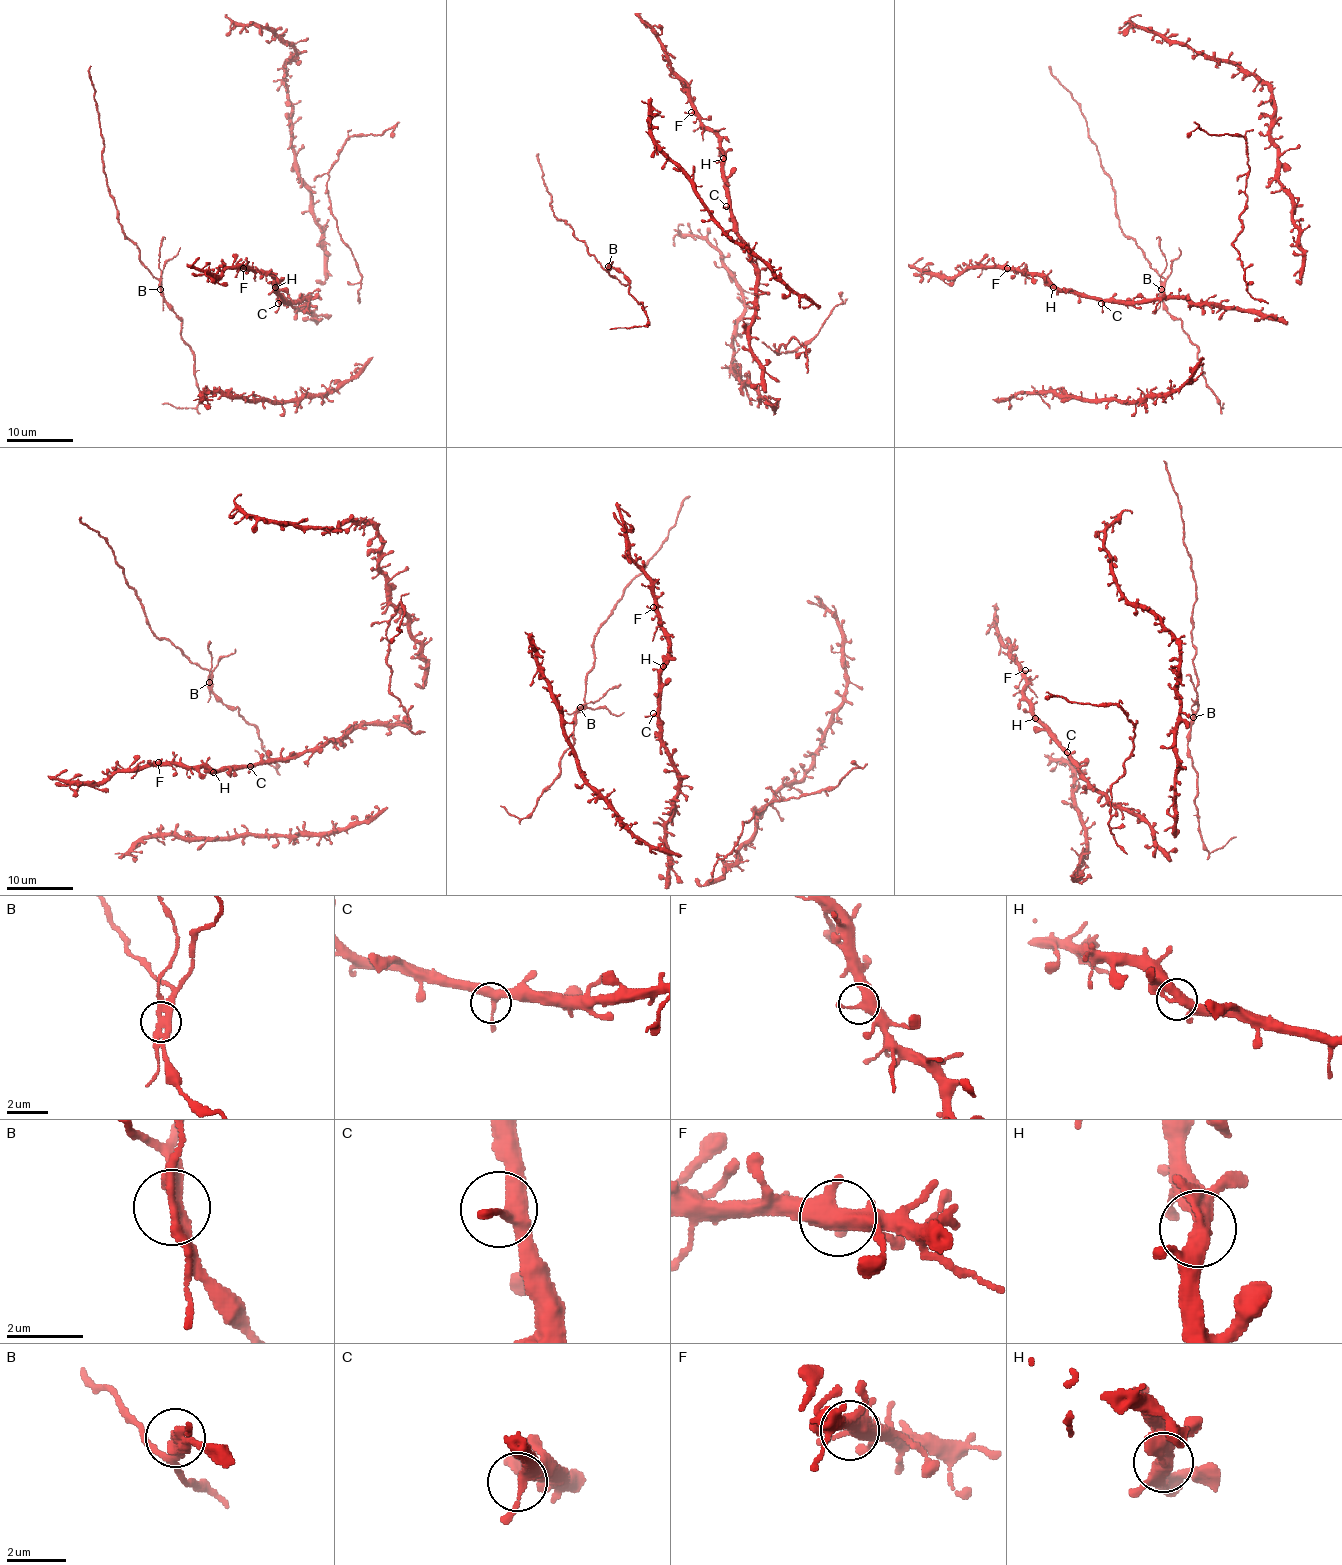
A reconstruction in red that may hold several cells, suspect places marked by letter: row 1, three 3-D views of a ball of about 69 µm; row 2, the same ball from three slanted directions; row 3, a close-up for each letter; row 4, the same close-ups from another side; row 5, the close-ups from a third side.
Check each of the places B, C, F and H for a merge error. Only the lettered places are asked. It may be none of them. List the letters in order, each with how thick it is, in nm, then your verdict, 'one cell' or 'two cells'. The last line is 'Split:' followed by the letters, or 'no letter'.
B: 320 nm thick; two cells
C: 320 nm thick; one cell
F: 360 nm thick; one cell
H: 380 nm thick; one cell
Split: B

